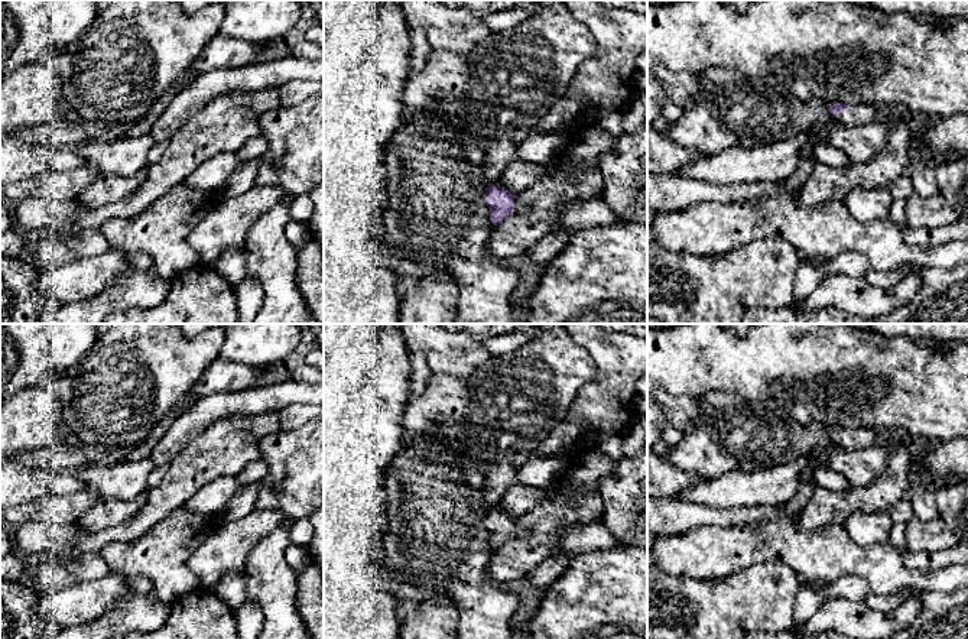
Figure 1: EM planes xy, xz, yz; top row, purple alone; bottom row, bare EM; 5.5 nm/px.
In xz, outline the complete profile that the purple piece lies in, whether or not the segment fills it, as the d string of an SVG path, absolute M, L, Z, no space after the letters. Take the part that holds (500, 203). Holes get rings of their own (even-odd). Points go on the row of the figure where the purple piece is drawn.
M490 184L484 194L484 202L490 208L490 221L497 226L507 215L513 214L516 195L504 188Z

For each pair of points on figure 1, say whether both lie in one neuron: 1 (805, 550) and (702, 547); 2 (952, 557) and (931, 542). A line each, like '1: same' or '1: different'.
1: same
2: different

